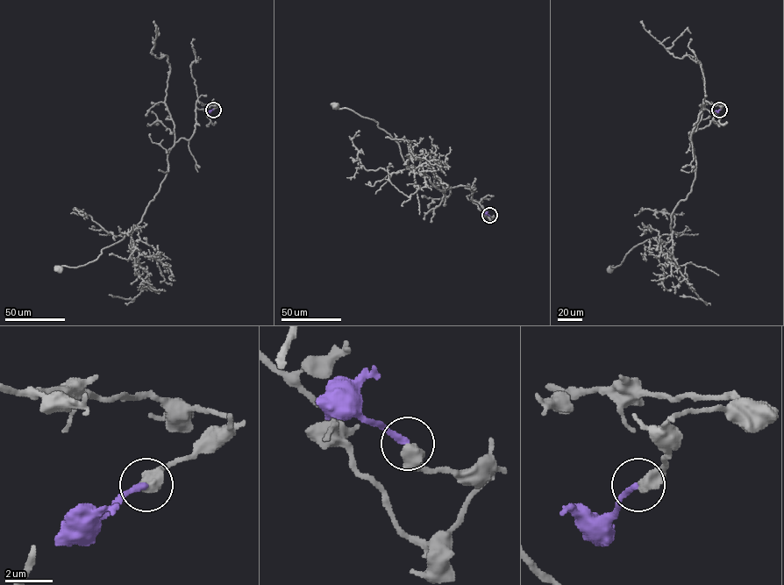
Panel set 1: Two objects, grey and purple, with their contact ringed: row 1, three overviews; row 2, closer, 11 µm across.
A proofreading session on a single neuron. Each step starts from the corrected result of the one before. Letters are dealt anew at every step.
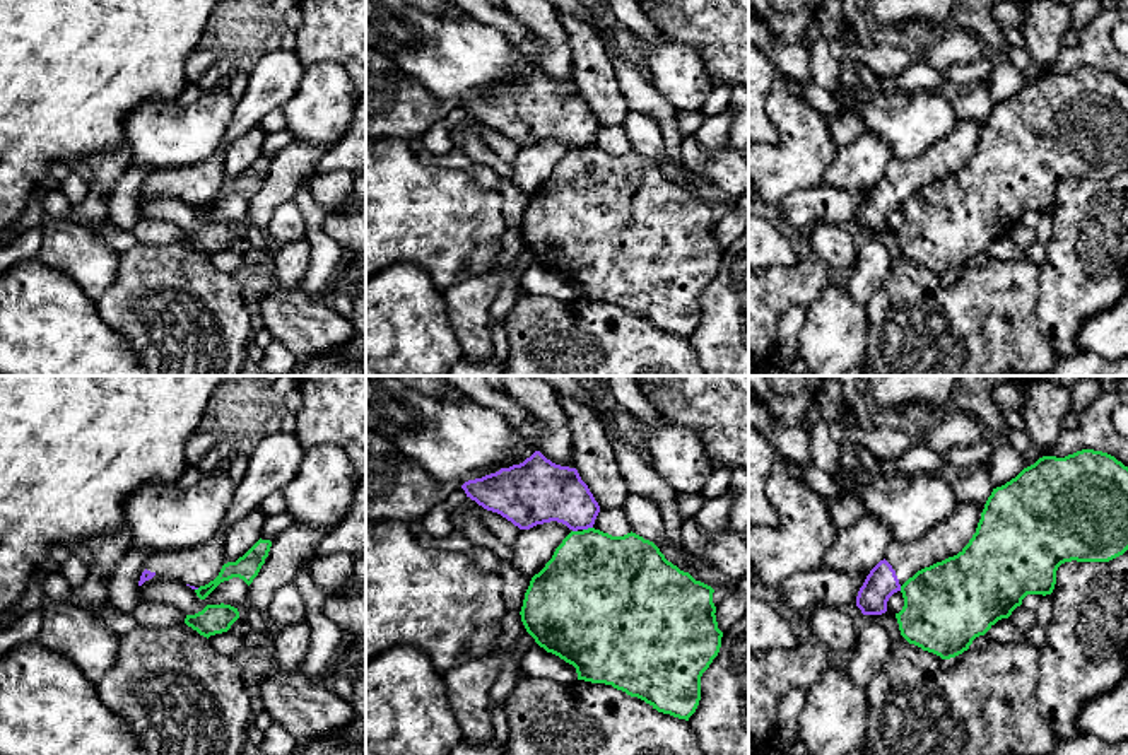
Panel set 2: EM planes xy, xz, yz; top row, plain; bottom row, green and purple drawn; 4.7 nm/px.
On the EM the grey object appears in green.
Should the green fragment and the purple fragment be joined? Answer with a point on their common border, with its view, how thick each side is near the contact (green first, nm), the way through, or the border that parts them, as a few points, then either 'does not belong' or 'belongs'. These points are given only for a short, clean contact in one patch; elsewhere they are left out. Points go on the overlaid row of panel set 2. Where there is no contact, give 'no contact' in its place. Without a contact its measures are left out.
xz (588, 528) | 460/280 nm | along xz (592, 526), (583, 530) | does not belong

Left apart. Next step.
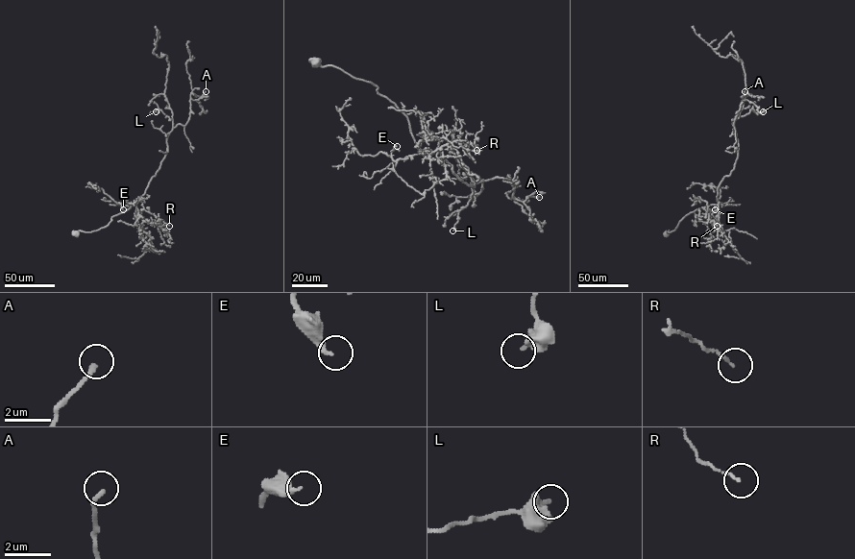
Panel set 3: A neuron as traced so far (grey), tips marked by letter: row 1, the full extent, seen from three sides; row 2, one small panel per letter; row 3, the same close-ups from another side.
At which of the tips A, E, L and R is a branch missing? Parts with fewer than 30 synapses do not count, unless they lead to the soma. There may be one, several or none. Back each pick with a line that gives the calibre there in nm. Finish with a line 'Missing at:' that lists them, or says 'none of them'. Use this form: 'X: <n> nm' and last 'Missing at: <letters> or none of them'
Missing at: none of them

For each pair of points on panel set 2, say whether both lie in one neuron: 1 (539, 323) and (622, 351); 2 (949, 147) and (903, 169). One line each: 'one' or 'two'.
1: one
2: one

